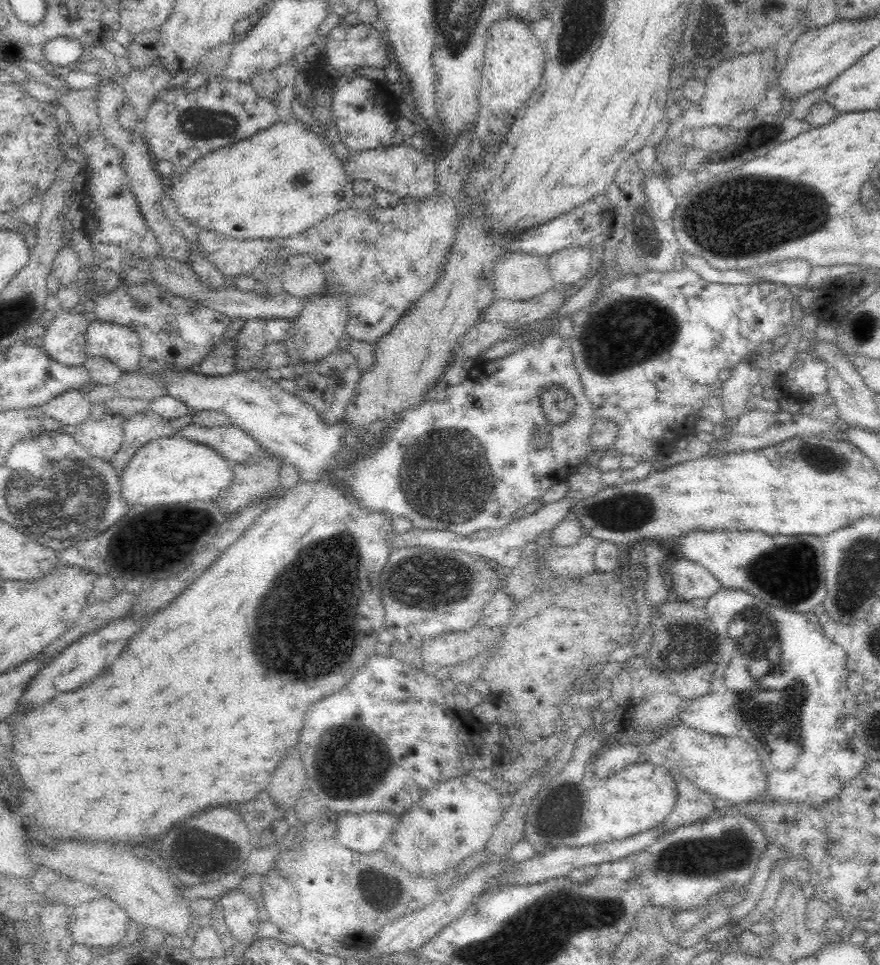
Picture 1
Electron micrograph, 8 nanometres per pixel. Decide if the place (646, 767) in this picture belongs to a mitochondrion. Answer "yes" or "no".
no

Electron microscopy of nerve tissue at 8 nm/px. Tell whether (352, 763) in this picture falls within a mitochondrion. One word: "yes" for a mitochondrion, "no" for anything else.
yes

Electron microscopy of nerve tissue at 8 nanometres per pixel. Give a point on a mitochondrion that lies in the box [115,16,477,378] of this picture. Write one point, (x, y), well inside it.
(215, 125)

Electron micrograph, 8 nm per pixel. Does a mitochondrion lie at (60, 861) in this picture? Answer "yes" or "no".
no

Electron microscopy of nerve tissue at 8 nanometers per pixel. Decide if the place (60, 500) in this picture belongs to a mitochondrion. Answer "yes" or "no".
yes

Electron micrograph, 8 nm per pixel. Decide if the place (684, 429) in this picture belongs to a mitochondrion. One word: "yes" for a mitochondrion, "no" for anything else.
no

